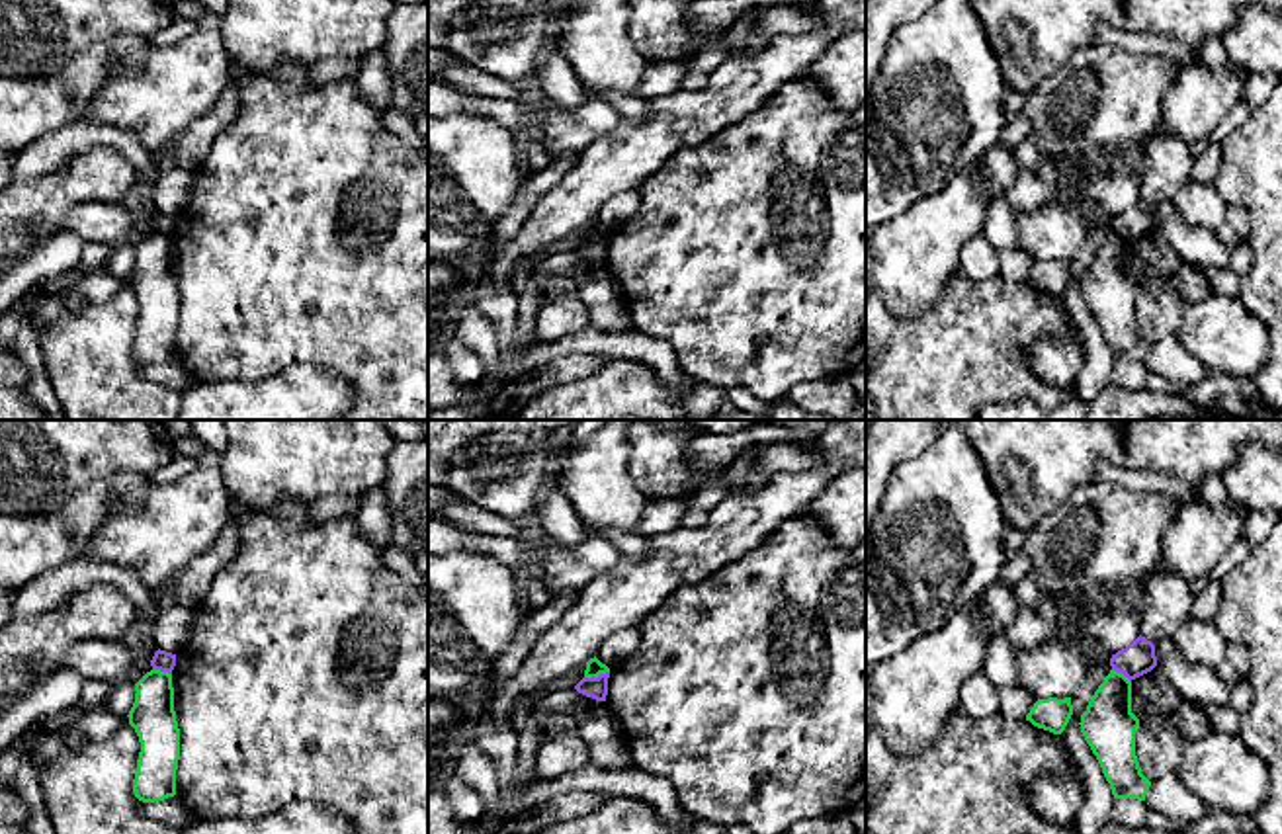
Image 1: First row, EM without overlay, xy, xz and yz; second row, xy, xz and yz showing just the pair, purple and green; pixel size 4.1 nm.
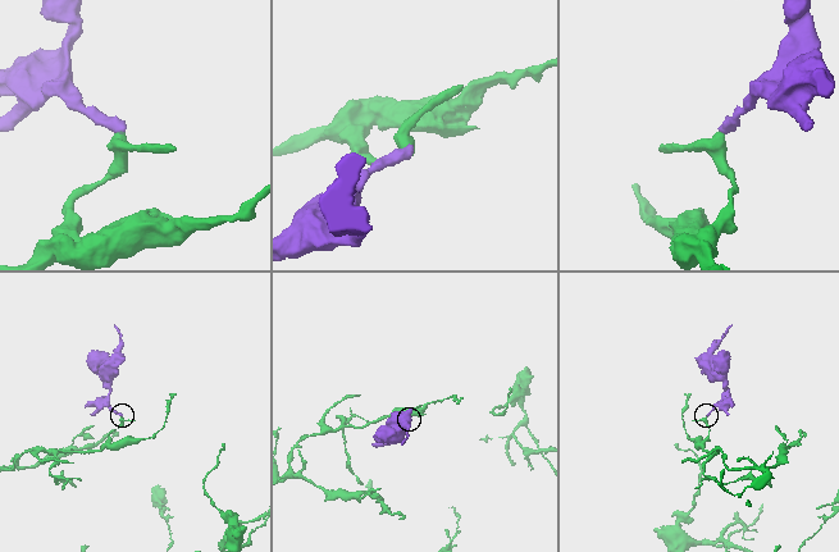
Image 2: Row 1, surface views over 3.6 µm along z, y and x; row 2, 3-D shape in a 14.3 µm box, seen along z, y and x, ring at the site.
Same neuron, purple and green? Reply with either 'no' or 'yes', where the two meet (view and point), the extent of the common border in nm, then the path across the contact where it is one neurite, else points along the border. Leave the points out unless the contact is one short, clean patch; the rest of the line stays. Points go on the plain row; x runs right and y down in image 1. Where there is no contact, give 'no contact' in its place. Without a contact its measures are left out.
no; meets purple in xz at (598, 239); contact 110 nm long; border along xz (608, 233), (585, 241)

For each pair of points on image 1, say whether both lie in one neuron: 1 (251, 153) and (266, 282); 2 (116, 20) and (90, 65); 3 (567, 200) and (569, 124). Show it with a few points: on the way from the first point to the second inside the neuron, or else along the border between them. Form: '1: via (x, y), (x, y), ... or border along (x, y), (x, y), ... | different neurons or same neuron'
1: via (266, 184), (266, 250) | same neuron
2: border along (151, 40), (110, 36), (85, 45), (67, 67) | different neurons
3: border along (616, 125), (579, 153) | different neurons

